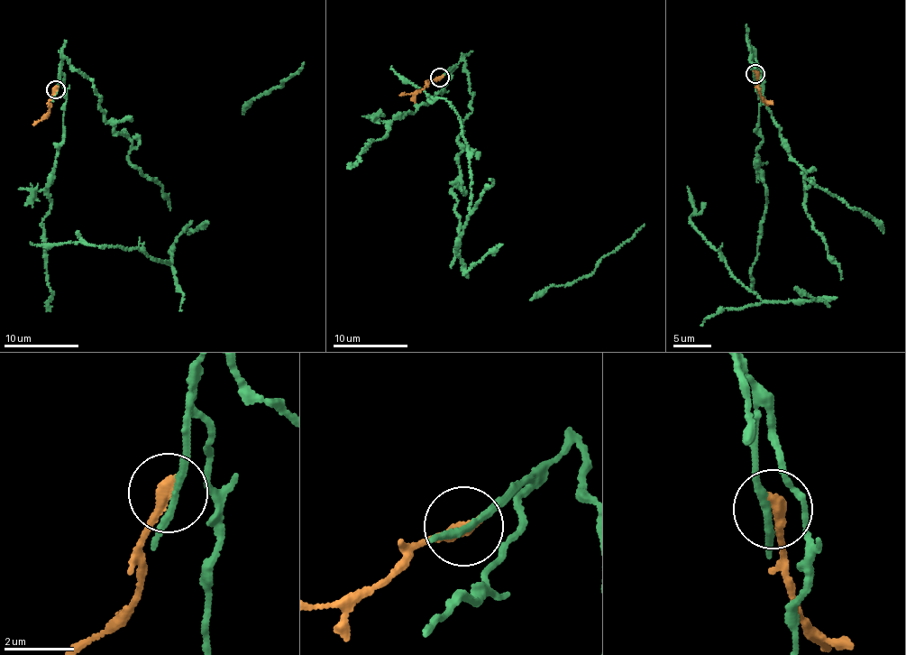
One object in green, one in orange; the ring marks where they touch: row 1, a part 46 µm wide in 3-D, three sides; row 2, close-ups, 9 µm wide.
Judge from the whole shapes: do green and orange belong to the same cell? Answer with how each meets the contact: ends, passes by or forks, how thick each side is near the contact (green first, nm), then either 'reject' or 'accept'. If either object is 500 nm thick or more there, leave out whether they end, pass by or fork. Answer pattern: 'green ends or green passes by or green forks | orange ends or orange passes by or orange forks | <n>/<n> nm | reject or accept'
green passes by | orange ends | 180/360 nm | reject

